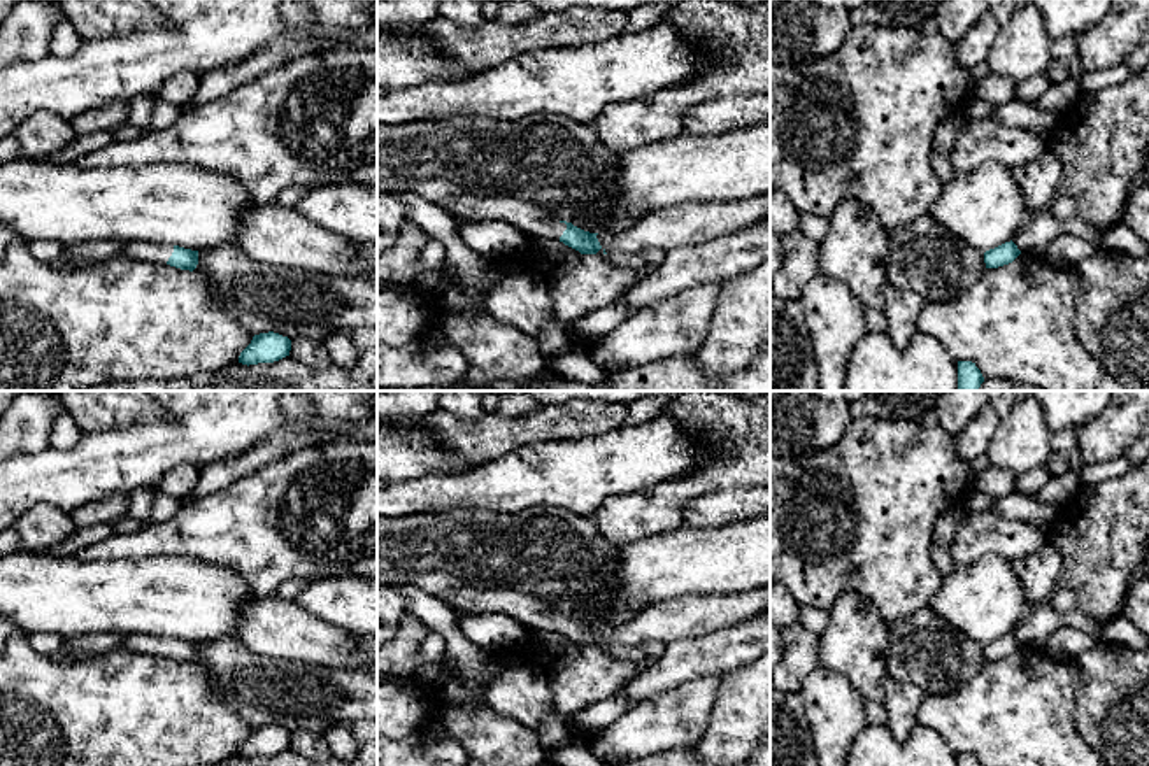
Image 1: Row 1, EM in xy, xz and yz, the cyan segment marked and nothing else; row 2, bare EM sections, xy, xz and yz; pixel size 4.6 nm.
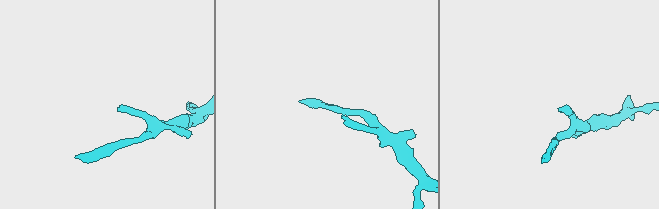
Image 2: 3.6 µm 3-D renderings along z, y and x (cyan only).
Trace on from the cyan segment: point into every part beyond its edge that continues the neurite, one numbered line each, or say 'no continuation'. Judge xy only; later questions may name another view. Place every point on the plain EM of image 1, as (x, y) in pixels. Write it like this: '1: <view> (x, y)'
1: xy (141, 644)

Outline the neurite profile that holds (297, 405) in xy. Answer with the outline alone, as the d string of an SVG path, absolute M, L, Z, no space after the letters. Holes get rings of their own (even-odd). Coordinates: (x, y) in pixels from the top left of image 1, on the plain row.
M288 393L282 400L282 405L284 412L293 417L305 417L310 410L309 400L300 393Z

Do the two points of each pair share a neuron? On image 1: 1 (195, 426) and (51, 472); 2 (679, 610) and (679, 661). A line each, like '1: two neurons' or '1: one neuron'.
1: one neuron
2: two neurons

